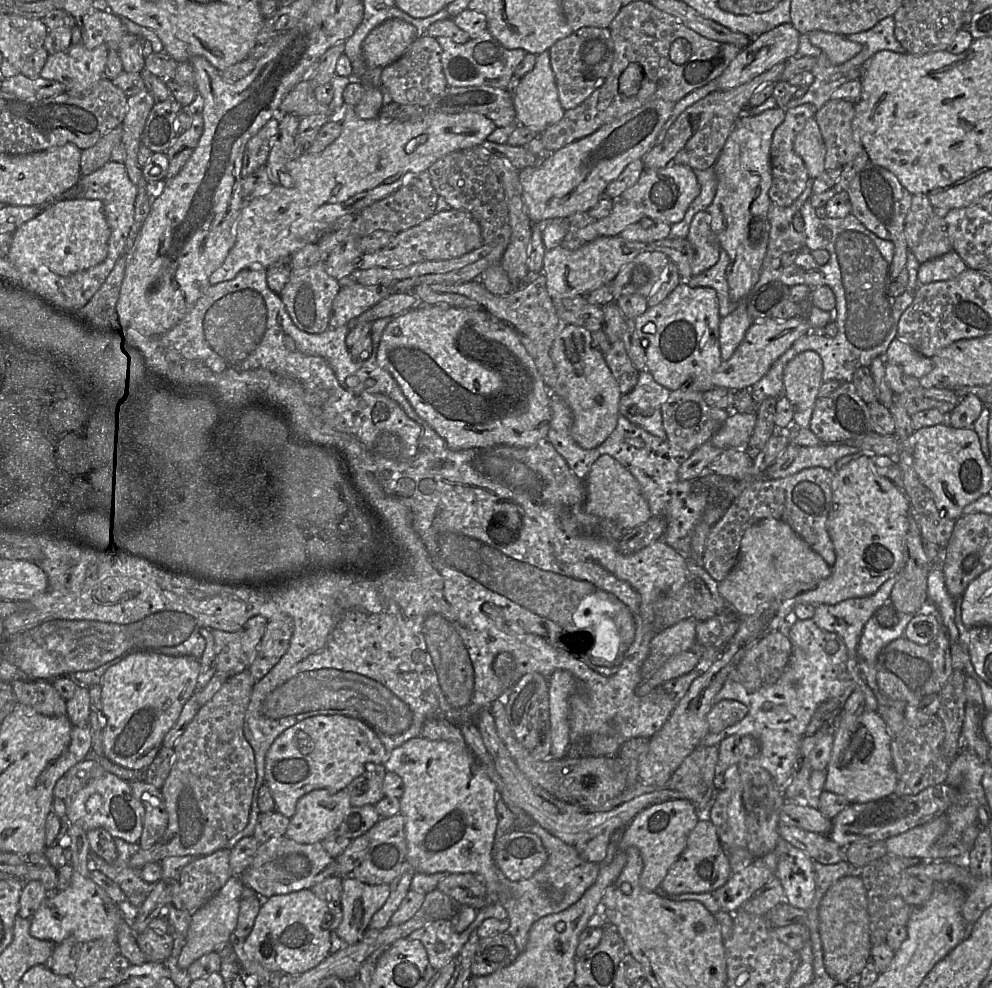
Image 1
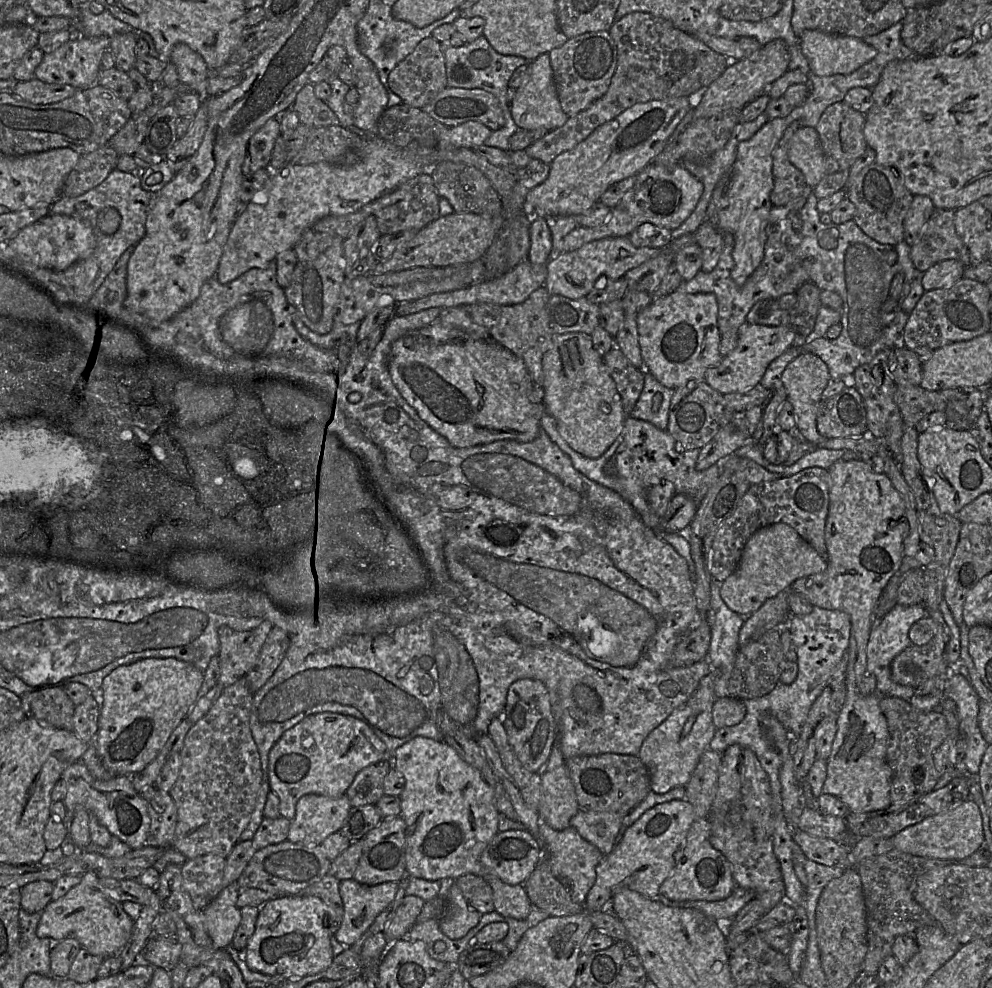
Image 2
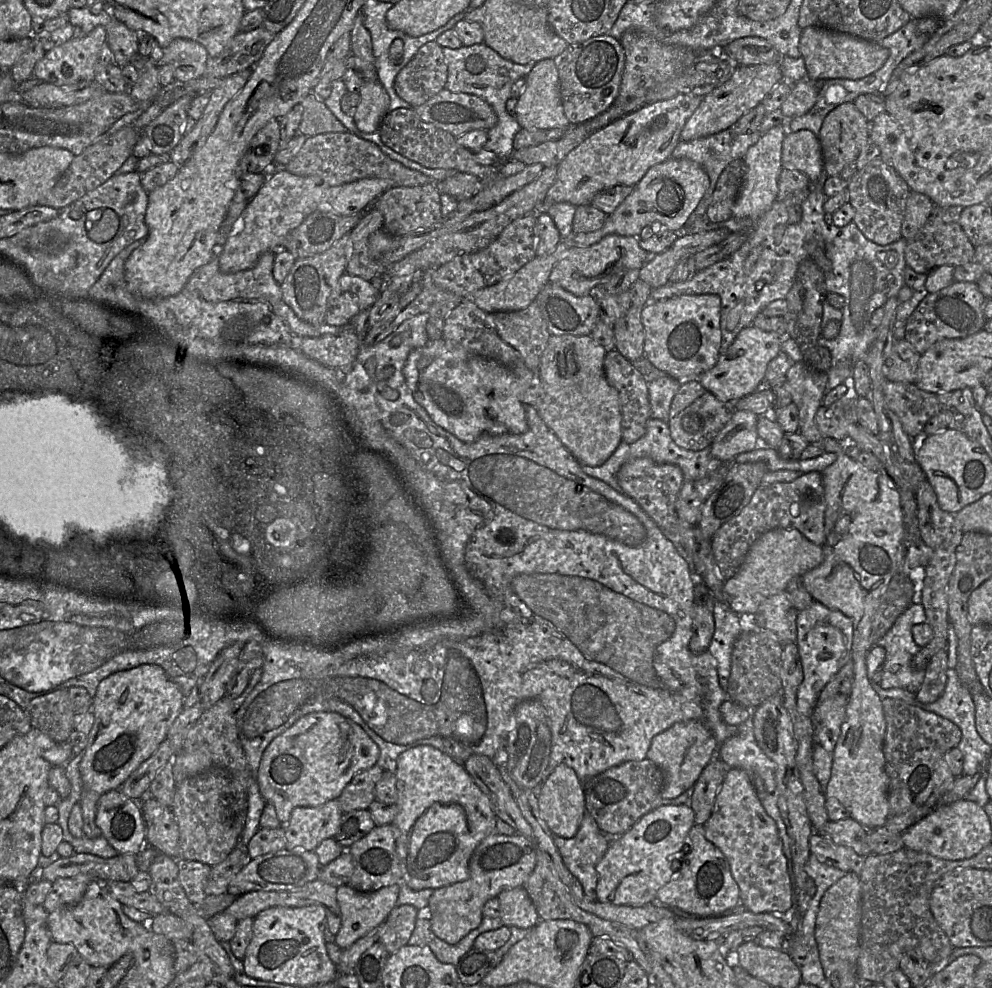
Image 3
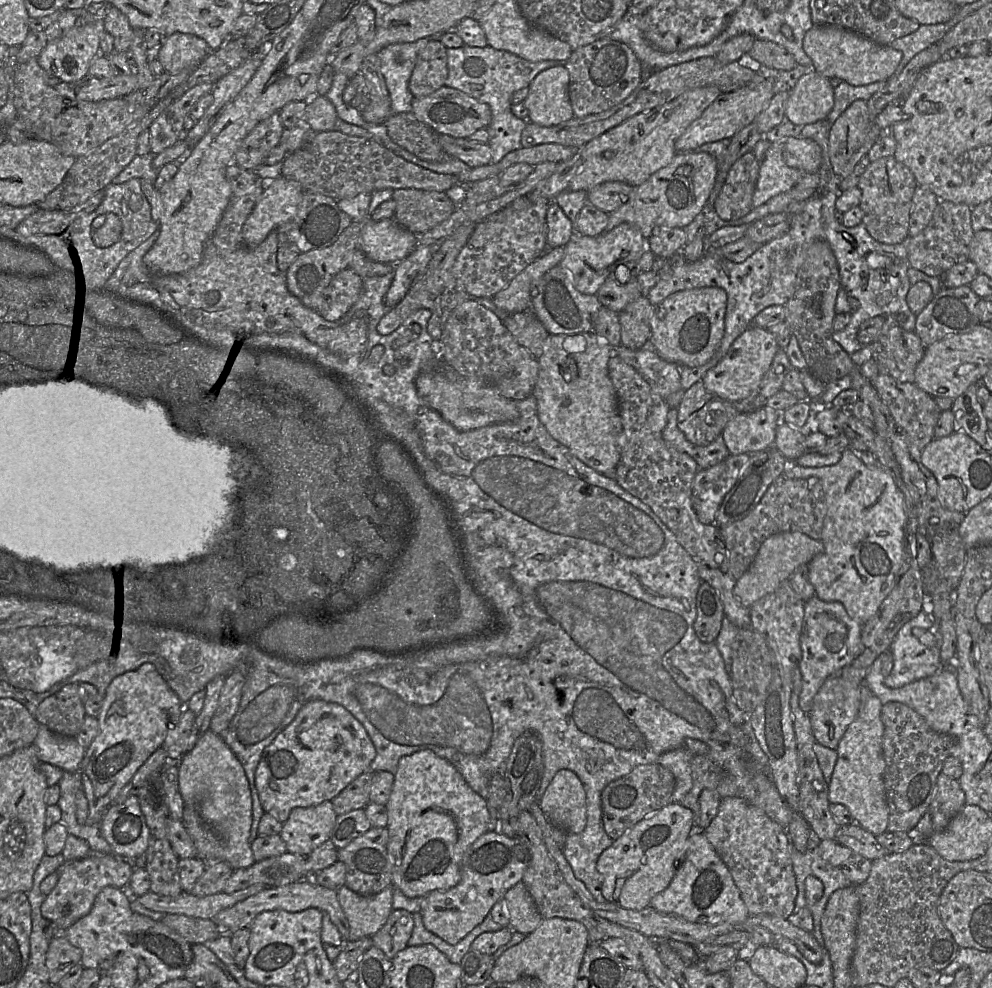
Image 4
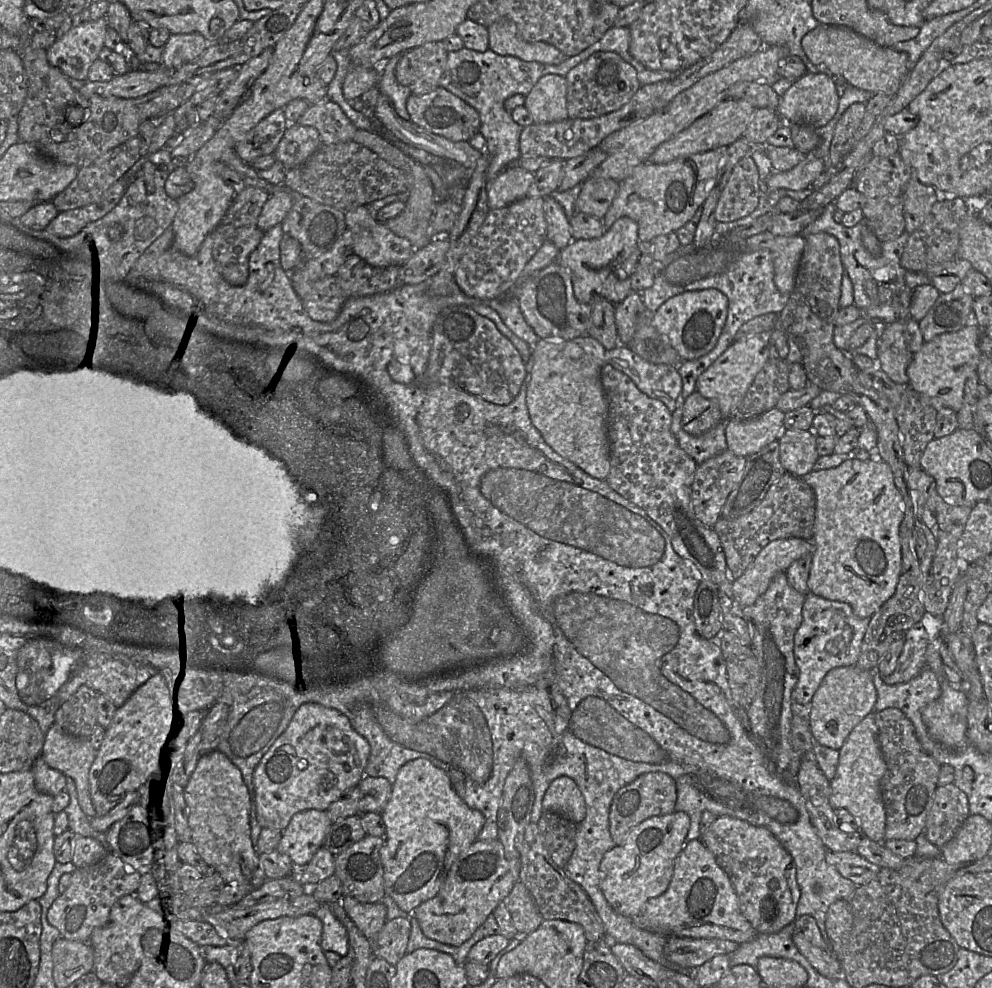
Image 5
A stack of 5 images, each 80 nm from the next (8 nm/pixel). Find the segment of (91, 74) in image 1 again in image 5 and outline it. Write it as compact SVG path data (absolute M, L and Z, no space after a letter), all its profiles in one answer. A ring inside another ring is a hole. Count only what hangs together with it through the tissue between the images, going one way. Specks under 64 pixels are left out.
M105 17L72 27L46 49L48 63L71 79L85 81L91 64L104 47L107 28Z

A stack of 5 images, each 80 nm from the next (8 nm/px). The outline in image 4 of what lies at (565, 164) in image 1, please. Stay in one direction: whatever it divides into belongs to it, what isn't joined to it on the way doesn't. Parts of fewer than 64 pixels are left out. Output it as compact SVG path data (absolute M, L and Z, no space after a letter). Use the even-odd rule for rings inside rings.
M704 86L685 91L670 102L636 114L592 139L578 150L581 165L567 190L588 192L593 187L605 182L622 182L631 186L640 185L651 174L674 159L677 154L675 141L721 93L716 86Z

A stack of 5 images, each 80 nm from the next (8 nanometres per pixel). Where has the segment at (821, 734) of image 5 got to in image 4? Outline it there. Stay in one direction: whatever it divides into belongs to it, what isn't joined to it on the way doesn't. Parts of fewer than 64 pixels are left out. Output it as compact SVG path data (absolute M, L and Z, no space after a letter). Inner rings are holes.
M840 674L829 676L815 695L809 714L817 743L836 750L848 726L858 715L861 703L861 685L846 682Z

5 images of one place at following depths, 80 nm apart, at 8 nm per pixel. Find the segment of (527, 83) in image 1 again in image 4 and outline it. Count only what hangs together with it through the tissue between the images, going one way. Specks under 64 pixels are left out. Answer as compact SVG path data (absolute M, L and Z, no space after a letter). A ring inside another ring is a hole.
M566 61L541 71L529 85L529 93L523 104L528 110L528 121L540 126L554 126L574 118L569 99L569 74Z

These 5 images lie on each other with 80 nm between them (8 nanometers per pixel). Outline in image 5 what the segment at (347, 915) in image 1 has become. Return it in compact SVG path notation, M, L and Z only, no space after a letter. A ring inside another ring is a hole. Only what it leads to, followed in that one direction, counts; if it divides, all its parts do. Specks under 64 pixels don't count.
M344 895L341 905L358 929L369 939L374 938L387 922L387 908L382 902L363 903Z

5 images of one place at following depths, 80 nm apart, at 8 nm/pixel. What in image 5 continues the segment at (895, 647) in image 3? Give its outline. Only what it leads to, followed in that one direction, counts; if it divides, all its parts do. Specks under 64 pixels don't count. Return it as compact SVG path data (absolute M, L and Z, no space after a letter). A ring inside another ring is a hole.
M921 621L904 633L904 646L895 670L884 676L887 685L907 682L917 676L926 665L925 652L929 637Z

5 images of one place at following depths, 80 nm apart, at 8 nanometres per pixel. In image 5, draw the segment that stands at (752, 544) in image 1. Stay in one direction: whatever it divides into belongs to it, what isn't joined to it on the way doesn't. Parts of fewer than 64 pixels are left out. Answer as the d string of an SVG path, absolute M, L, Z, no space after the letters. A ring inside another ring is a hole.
M791 537L769 542L744 573L733 581L734 596L742 607L752 605L777 573L785 572L795 560L813 550L812 539Z

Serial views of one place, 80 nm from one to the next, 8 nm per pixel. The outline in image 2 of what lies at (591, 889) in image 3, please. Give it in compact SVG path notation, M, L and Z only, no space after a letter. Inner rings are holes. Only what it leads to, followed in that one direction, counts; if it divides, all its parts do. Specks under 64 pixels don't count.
M540 821L538 840L542 848L544 848L546 860L552 874L570 892L574 902L585 906L587 894L597 879L596 867L601 863L605 855L596 846L582 838L572 827L556 830L547 823Z

